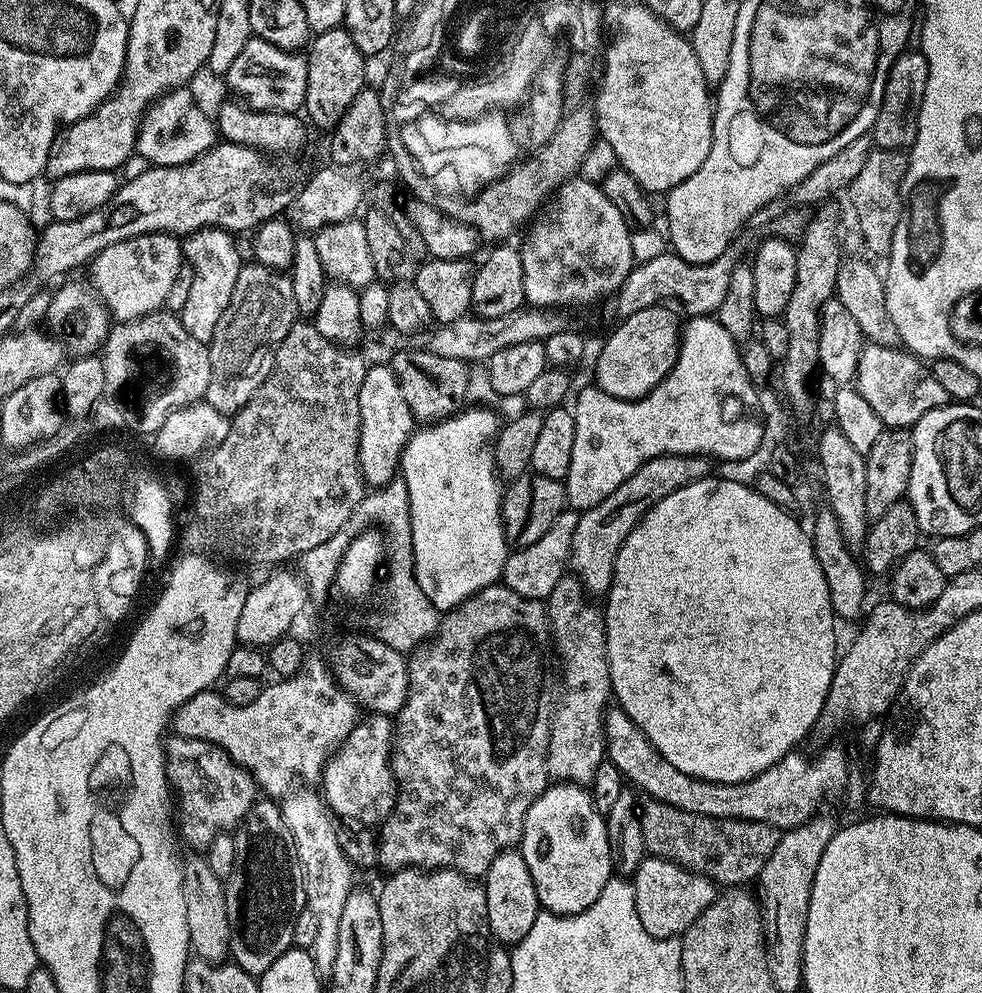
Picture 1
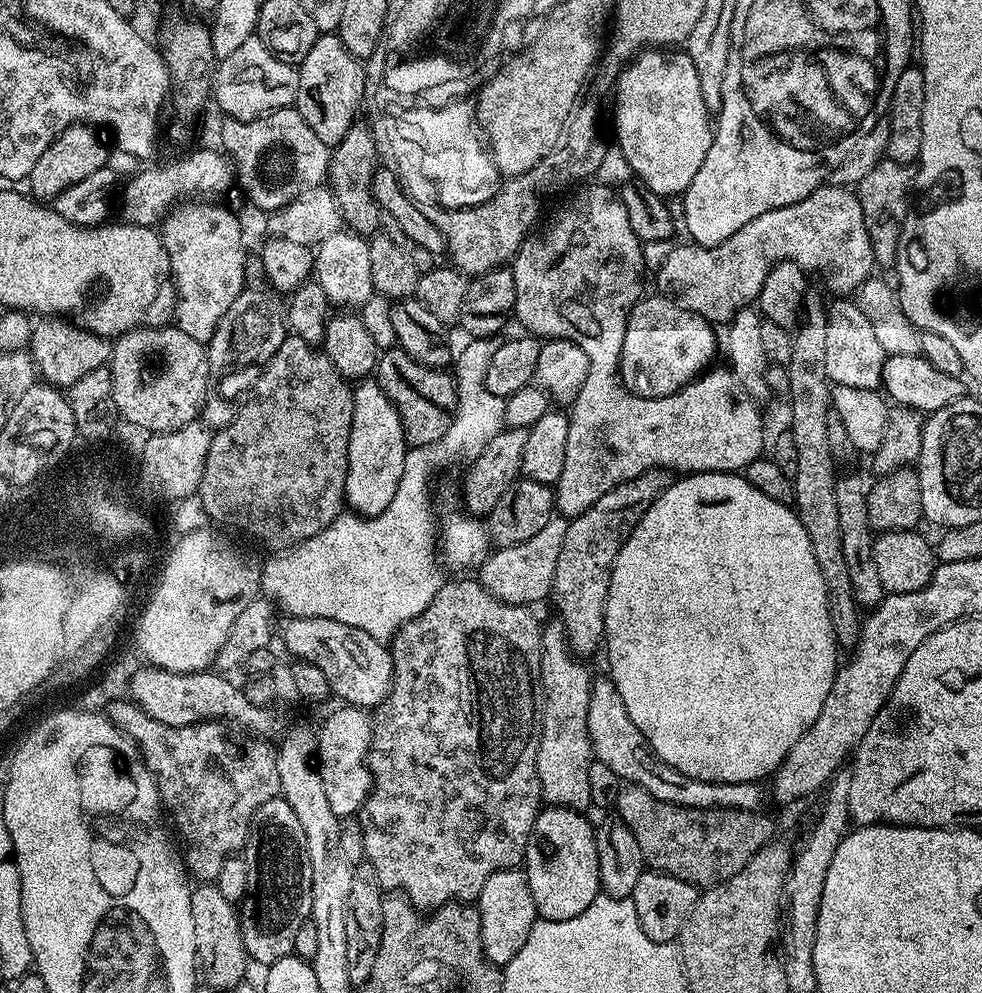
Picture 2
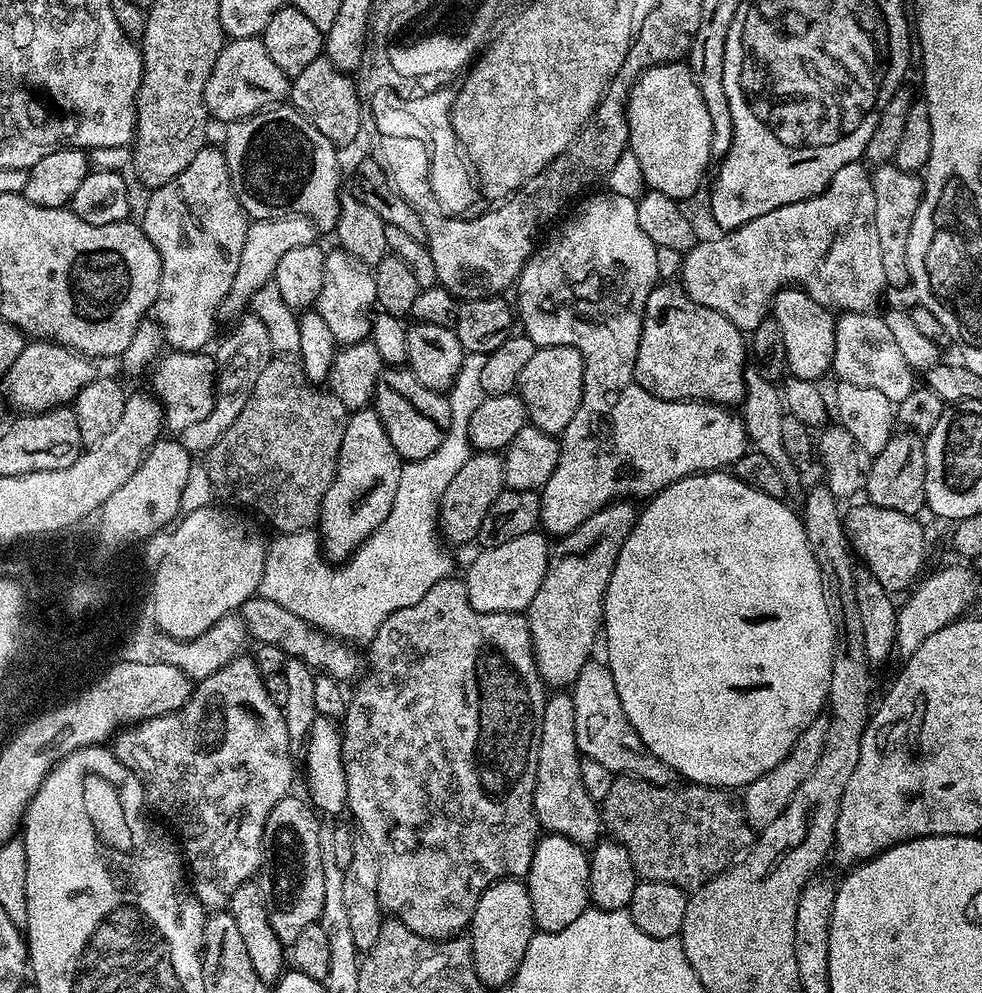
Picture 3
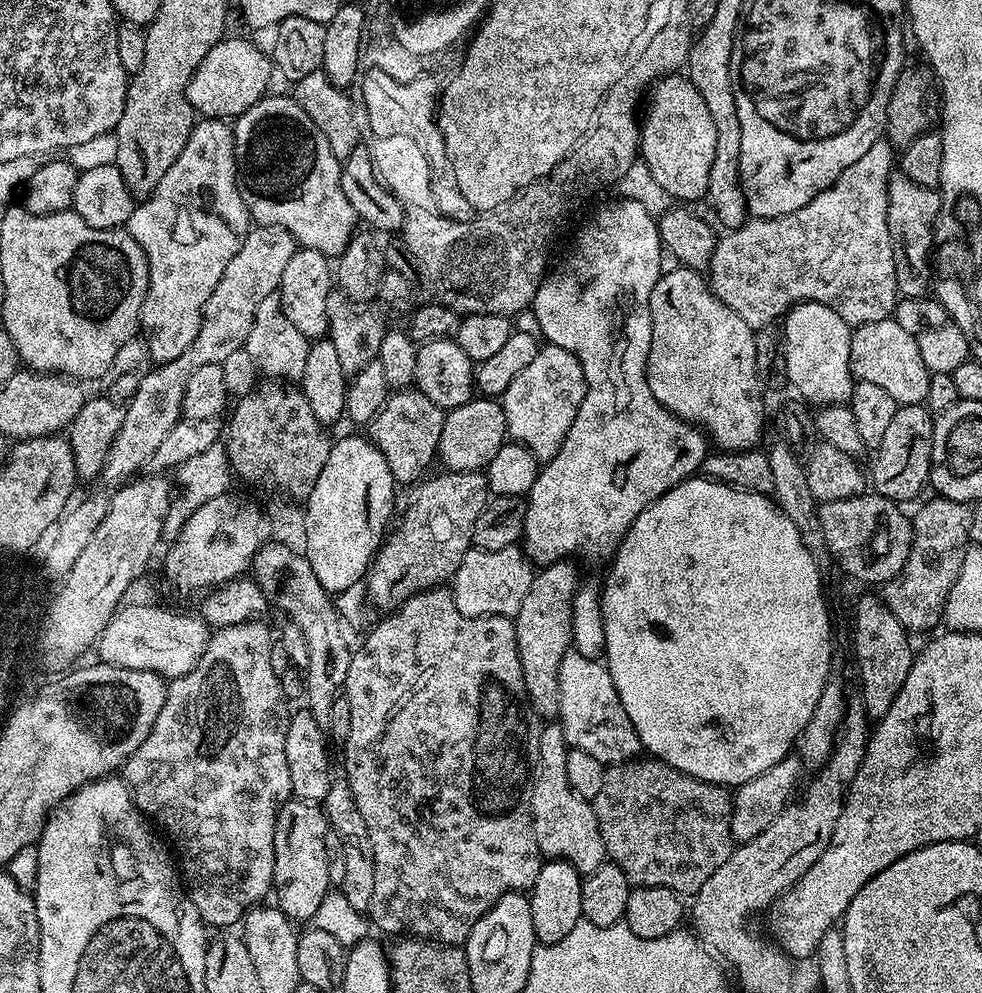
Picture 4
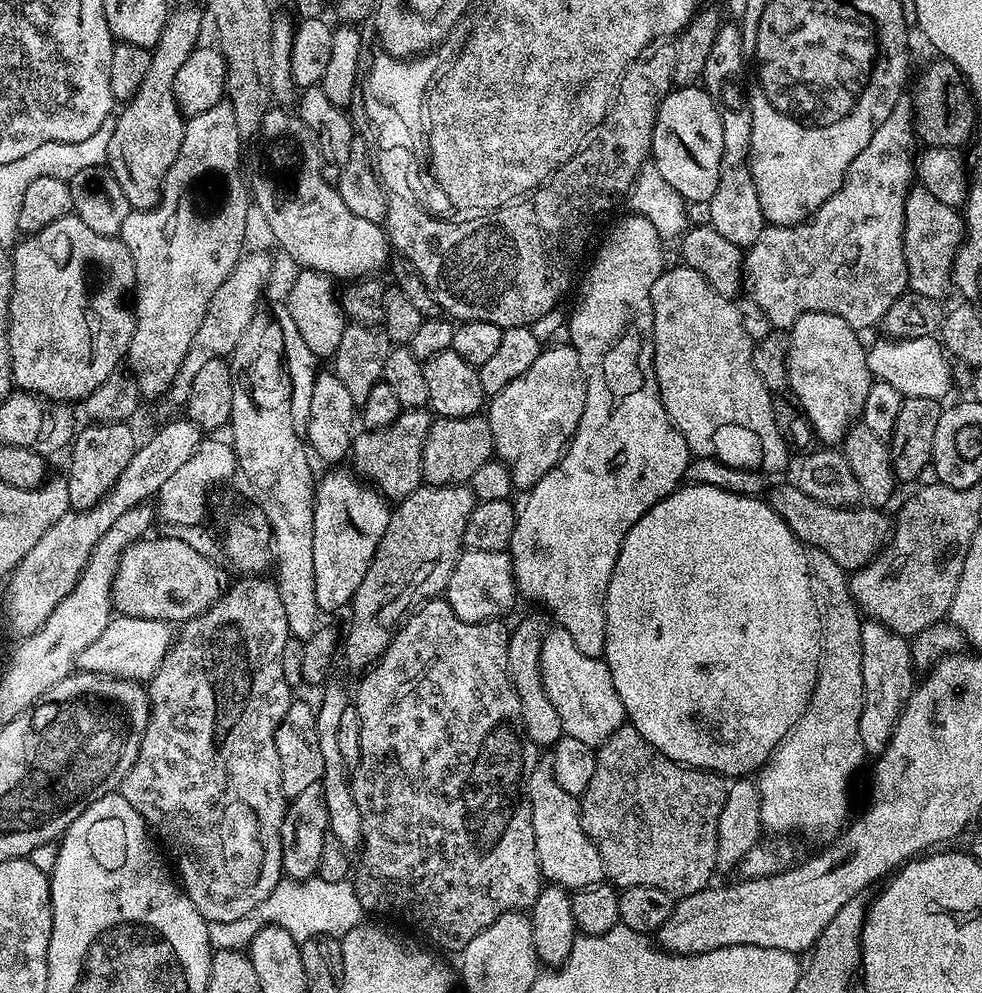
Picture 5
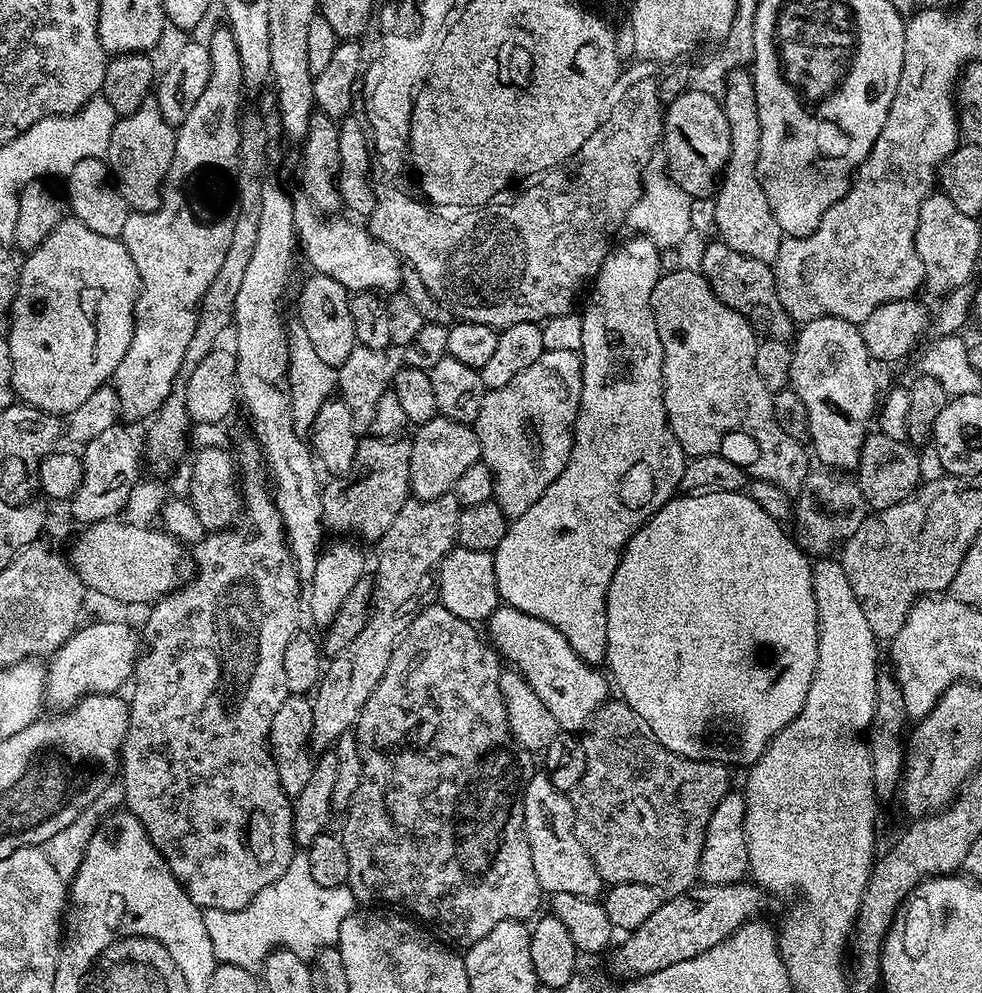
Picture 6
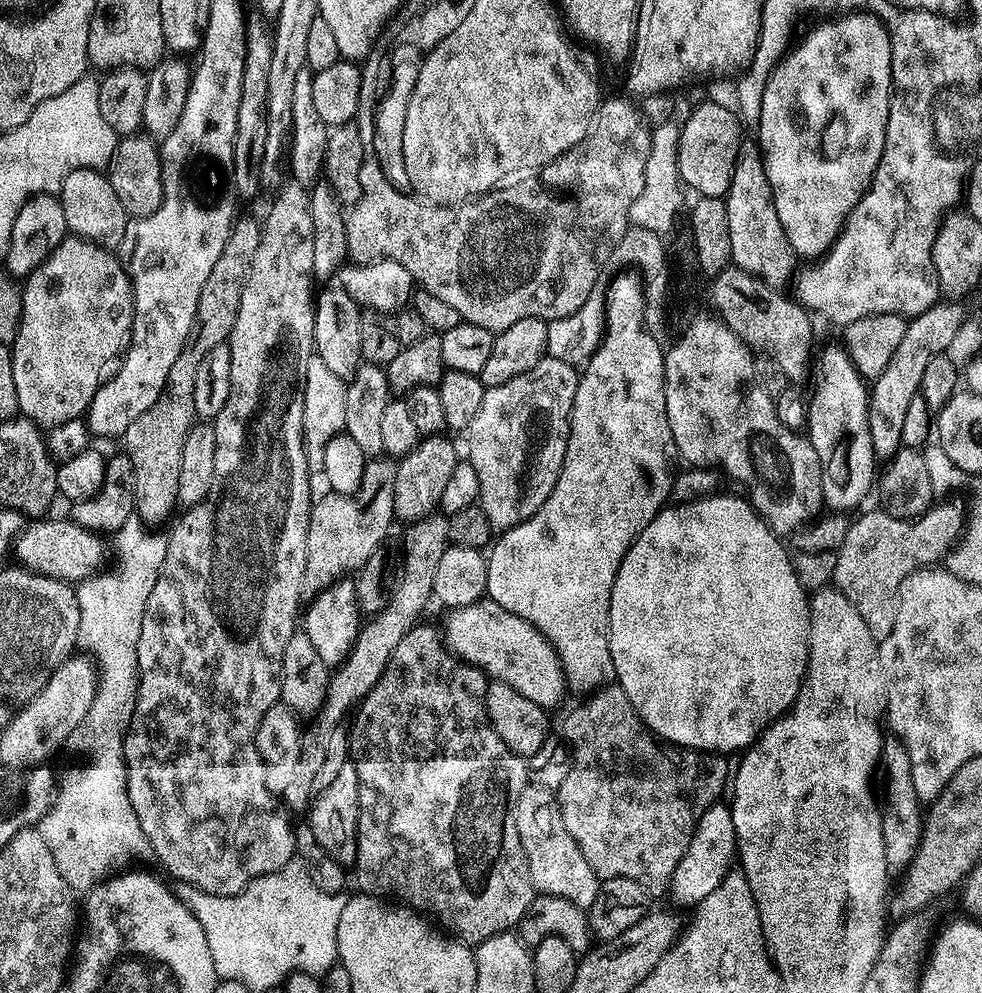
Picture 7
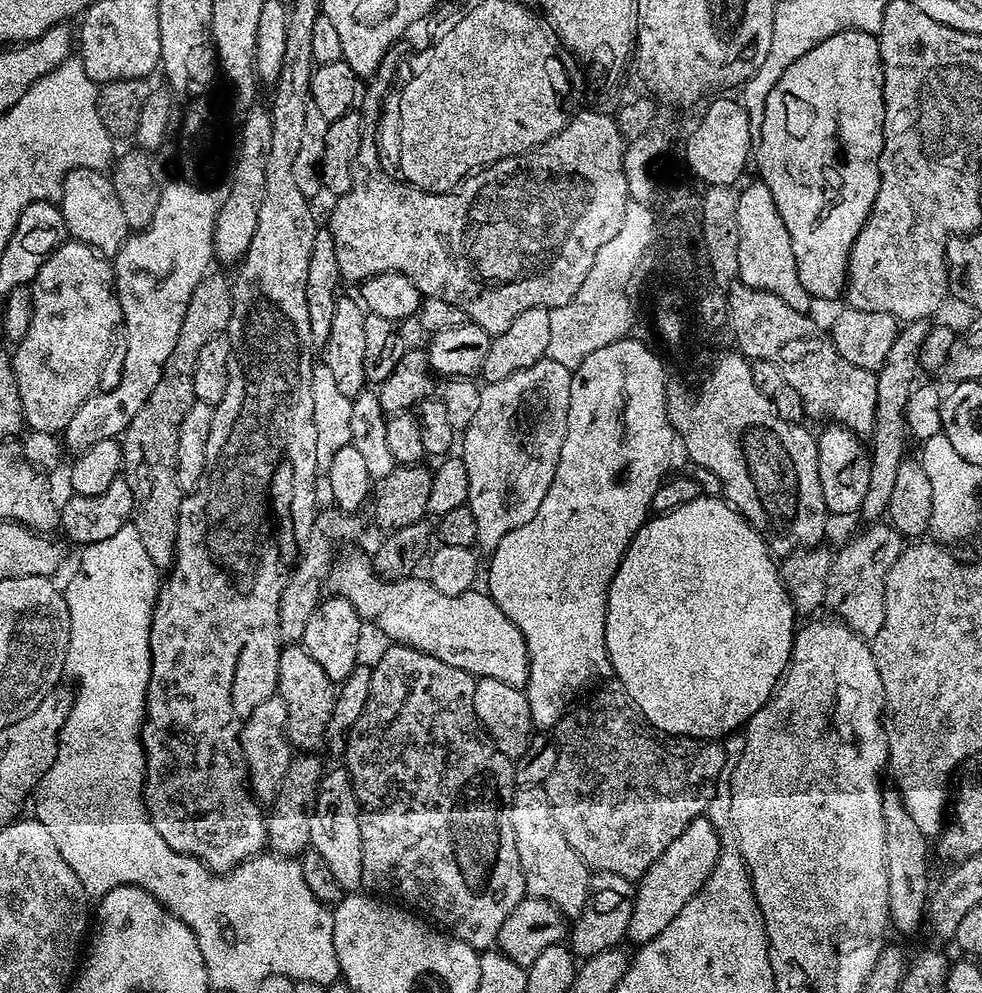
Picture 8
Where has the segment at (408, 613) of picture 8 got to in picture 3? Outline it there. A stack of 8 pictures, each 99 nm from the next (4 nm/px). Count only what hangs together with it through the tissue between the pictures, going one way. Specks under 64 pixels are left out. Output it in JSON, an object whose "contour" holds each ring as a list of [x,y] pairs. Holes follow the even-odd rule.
{"contour":[[[596,658],[589,659],[585,668],[578,674],[576,683],[570,689],[570,695],[574,702],[574,726],[576,727],[576,741],[580,747],[581,756],[594,758],[606,770],[614,774],[631,774],[637,780],[645,780],[647,784],[663,784],[672,786],[677,783],[676,771],[666,766],[645,744],[642,738],[630,726],[630,718],[626,718],[626,710],[622,710],[622,698],[618,698],[618,686],[614,686],[612,672],[608,669],[607,663],[596,661]]]}

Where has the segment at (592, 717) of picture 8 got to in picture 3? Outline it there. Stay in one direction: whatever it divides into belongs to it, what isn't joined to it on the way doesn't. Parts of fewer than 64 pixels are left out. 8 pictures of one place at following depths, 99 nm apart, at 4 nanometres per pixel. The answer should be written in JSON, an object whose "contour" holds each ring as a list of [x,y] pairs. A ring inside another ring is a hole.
{"contour":[[[620,774],[612,781],[610,802],[603,805],[602,824],[611,839],[618,841],[622,846],[626,846],[626,850],[630,854],[630,862],[634,862],[634,870],[641,881],[666,882],[685,890],[695,890],[701,888],[707,880],[713,880],[719,872],[724,872],[727,868],[732,867],[737,859],[743,856],[754,843],[754,829],[744,816],[744,805],[737,797],[735,800],[732,796],[735,795],[727,788],[708,788],[705,784],[694,784],[691,782],[684,782],[679,786],[647,784],[645,780],[637,780],[631,774]]]}

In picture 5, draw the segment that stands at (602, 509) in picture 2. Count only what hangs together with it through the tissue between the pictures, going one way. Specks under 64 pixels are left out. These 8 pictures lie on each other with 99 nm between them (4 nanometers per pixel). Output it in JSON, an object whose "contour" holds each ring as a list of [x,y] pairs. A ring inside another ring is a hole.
{"contour":[[[536,612],[522,617],[517,622],[516,629],[514,627],[511,629],[506,650],[506,666],[510,674],[510,682],[518,694],[524,732],[537,746],[556,744],[558,738],[564,735],[562,718],[558,718],[558,710],[554,710],[554,702],[550,702],[550,694],[546,694],[546,686],[542,686],[540,643],[543,642],[544,635],[550,631],[549,621],[545,620]]]}

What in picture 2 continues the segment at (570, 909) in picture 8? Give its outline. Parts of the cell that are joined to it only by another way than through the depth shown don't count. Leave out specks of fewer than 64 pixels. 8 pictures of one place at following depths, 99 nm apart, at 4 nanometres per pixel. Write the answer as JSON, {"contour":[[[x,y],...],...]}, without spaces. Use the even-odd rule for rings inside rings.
{"contour":[[[552,618],[549,624],[545,623],[540,633],[540,691],[542,693],[542,699],[540,701],[540,745],[538,746],[538,758],[536,759],[536,773],[538,774],[540,794],[543,803],[557,808],[588,810],[588,808],[591,809],[593,807],[593,802],[590,798],[590,766],[592,765],[594,757],[592,754],[592,743],[588,737],[588,727],[586,726],[586,710],[590,704],[590,690],[592,689],[594,673],[584,664],[587,663],[572,651],[568,643],[568,632],[564,628],[564,623],[558,618]]]}

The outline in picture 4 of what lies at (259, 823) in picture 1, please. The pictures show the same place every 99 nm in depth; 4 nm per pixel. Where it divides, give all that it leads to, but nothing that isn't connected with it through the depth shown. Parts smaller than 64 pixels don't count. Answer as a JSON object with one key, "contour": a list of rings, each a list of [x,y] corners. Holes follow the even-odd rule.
{"contour":[[[290,798],[276,815],[274,830],[274,874],[272,886],[275,903],[293,922],[311,921],[318,906],[328,896],[328,863],[326,862],[326,834],[330,831],[328,817],[319,803]]]}

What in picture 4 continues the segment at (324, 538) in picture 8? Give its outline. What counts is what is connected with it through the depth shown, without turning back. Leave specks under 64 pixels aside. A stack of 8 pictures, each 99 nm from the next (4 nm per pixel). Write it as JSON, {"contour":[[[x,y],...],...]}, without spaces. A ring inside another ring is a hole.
{"contour":[[[396,390],[389,395],[372,423],[367,425],[367,435],[378,446],[378,450],[382,450],[382,458],[386,458],[386,466],[390,466],[397,485],[415,485],[425,475],[423,472],[431,466],[432,460],[434,464],[445,415],[445,409],[434,406],[426,394],[415,390]]]}

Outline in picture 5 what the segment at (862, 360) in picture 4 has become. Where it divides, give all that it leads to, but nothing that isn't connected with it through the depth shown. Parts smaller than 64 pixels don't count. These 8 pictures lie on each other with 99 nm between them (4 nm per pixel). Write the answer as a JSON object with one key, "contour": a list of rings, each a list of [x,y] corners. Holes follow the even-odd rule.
{"contour":[[[936,336],[909,340],[883,339],[868,348],[868,368],[877,381],[890,383],[903,397],[913,396],[943,401],[944,395],[953,390],[954,368],[952,364],[948,365],[950,357]]]}

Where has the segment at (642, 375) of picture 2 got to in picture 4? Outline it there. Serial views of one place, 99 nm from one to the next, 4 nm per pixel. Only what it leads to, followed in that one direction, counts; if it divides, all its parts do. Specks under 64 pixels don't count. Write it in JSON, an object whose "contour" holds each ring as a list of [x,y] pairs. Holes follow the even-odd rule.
{"contour":[[[681,266],[678,270],[673,270],[671,274],[663,274],[660,280],[654,286],[654,290],[650,294],[650,318],[652,319],[652,333],[650,334],[650,350],[648,351],[648,361],[646,362],[646,378],[650,386],[650,394],[654,394],[654,398],[666,410],[675,412],[677,416],[681,416],[684,420],[699,426],[709,437],[715,438],[720,442],[726,442],[732,438],[736,438],[747,449],[755,449],[756,444],[764,436],[764,400],[760,397],[762,393],[762,385],[755,372],[755,336],[753,328],[746,322],[742,322],[742,318],[738,318],[738,314],[734,314],[734,310],[730,310],[730,306],[726,306],[717,296],[712,293],[712,289],[705,277],[701,275],[695,268],[685,268]]]}

